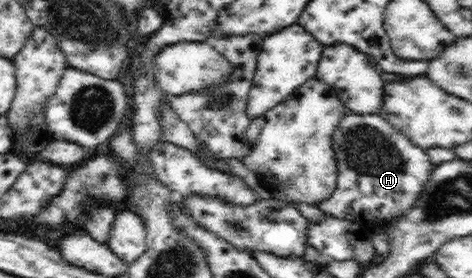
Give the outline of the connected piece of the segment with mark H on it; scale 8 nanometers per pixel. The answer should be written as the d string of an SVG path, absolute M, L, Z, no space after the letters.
M346 113L333 133L333 150L337 155L336 191L318 208L328 216L354 224L375 223L378 219L397 221L405 217L425 190L435 167L425 150L400 134L379 113Z

